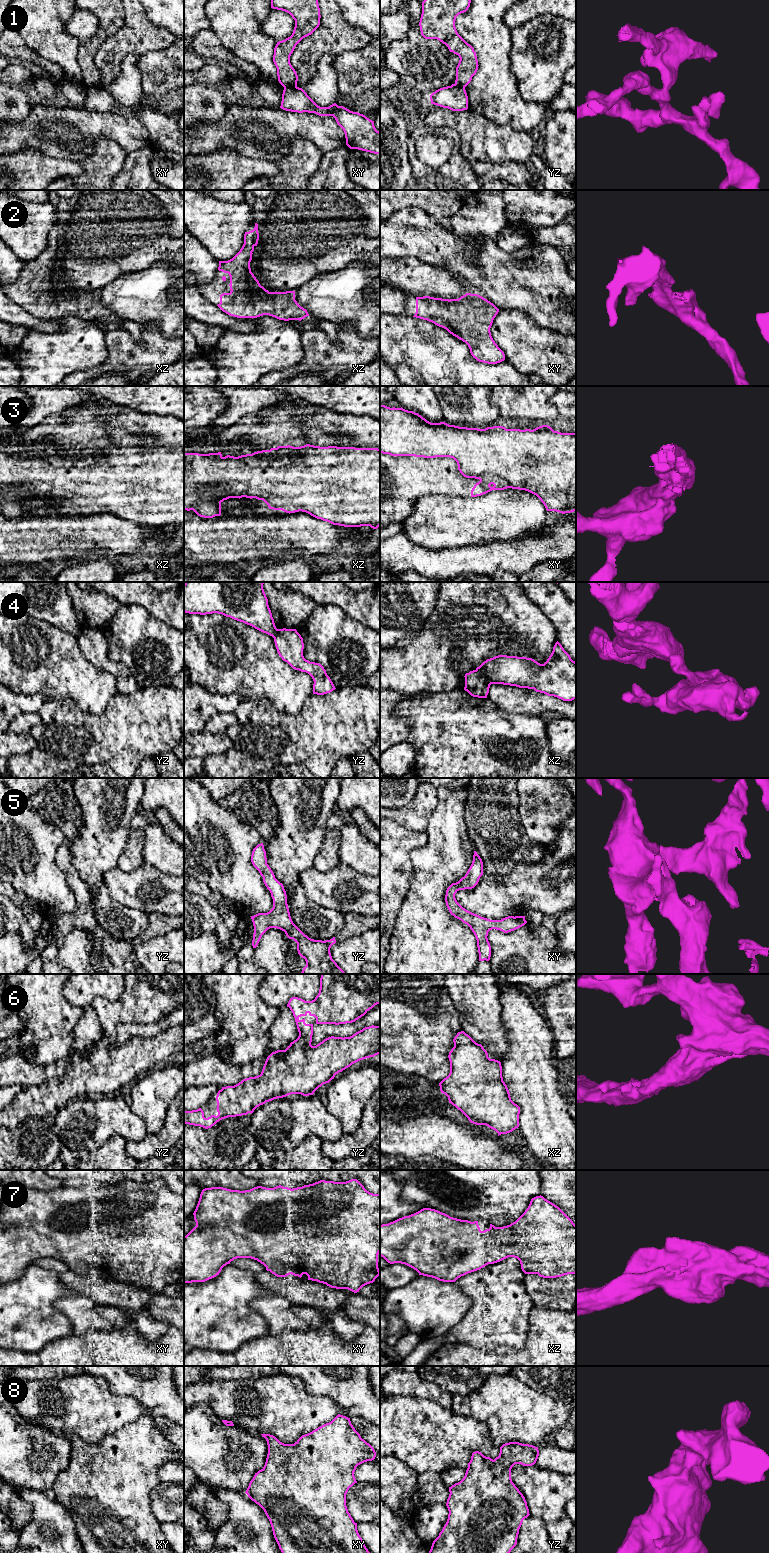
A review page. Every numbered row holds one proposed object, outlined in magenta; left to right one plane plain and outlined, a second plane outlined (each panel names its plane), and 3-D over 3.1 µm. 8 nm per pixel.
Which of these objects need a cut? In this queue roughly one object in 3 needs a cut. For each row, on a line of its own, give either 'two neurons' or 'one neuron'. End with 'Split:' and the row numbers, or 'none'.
1: two neurons
2: one neuron
3: one neuron
4: two neurons
5: one neuron
6: one neuron
7: one neuron
8: one neuron
Split: 1, 4

